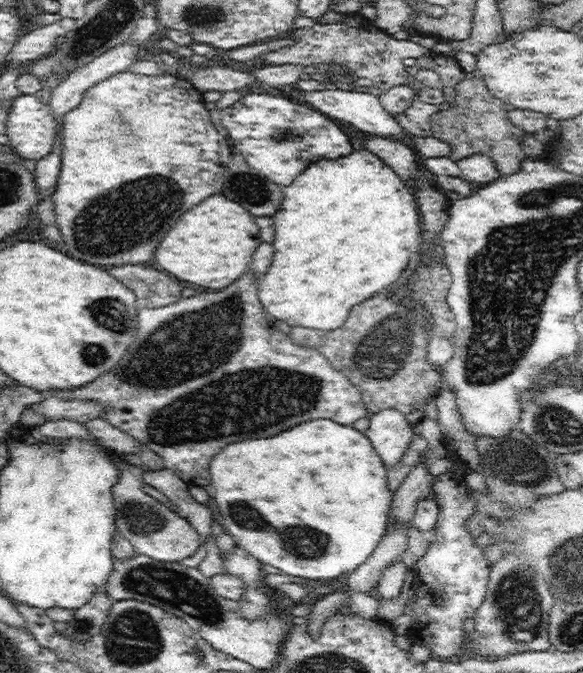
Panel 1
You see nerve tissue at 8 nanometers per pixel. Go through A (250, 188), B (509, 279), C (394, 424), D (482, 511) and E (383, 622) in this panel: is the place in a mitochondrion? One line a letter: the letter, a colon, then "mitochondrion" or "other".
A: mitochondrion
B: mitochondrion
C: other
D: other
E: other

